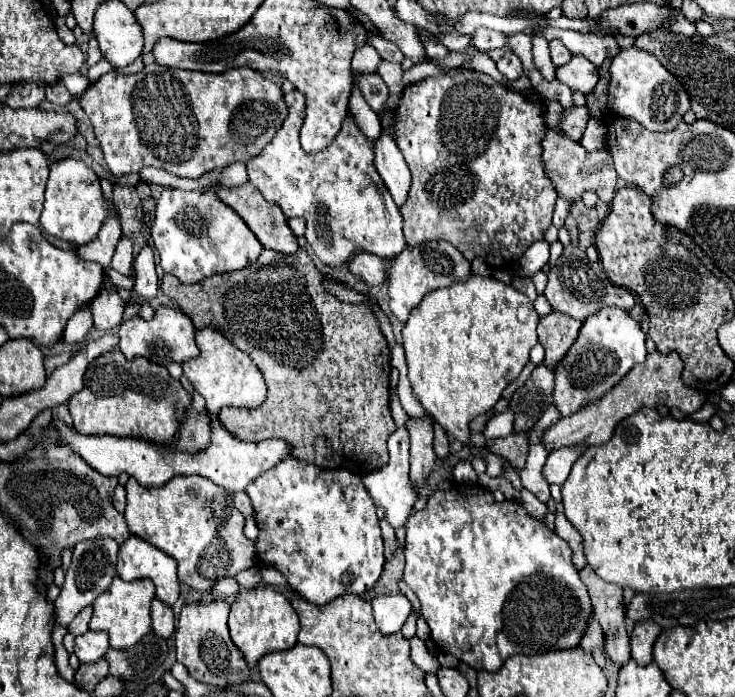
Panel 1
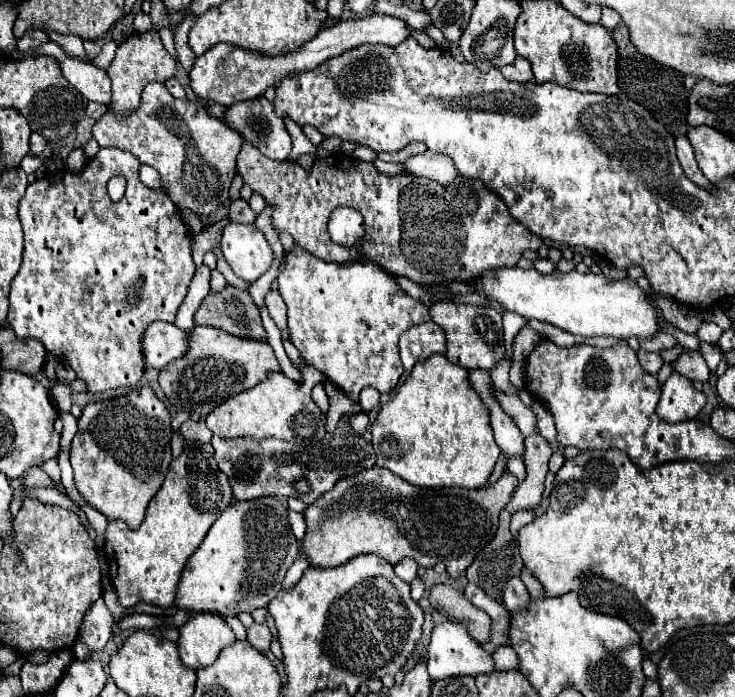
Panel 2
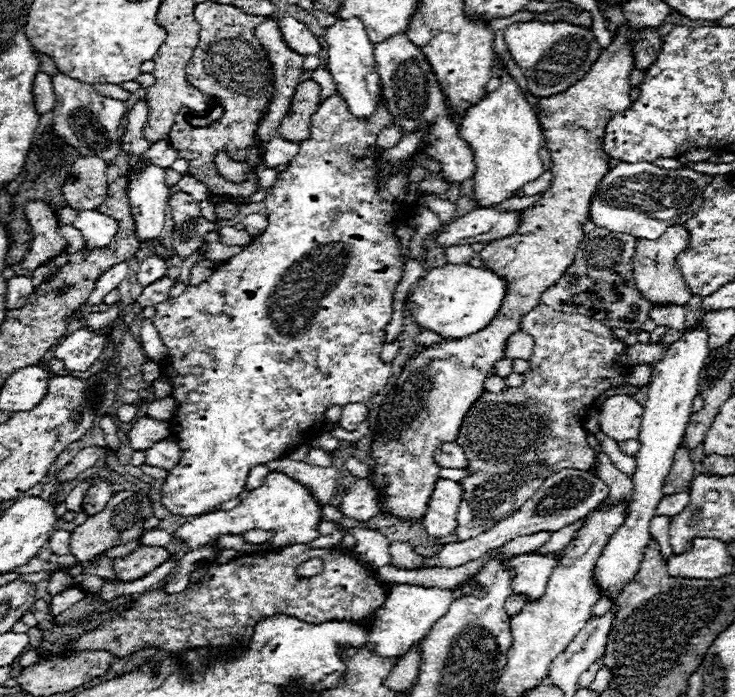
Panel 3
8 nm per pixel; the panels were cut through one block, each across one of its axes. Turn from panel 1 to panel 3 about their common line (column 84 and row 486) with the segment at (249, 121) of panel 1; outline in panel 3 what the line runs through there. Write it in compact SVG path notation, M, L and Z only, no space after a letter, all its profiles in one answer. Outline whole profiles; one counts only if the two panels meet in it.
M98 480L96 484L92 484L82 500L82 512L88 514L88 516L94 516L98 512L104 510L106 502L114 496L114 490L112 490L112 482L108 480Z

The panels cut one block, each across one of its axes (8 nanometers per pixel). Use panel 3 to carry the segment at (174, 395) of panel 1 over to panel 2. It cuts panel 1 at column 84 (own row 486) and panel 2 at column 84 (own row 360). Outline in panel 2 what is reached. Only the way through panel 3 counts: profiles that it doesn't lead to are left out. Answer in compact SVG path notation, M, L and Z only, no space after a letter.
M140 386L124 396L86 404L82 410L82 416L78 418L78 434L72 440L70 462L74 468L76 488L88 500L88 504L92 504L96 510L100 510L108 520L120 518L132 530L136 530L142 524L148 502L160 490L164 476L168 472L168 466L172 462L170 422L172 422L172 418L170 418L168 408L154 394L154 390L150 386Z

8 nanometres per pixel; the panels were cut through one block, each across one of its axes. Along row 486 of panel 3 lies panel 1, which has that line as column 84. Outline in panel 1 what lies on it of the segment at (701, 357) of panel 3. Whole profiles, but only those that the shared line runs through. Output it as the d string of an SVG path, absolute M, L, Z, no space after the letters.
M88 630L86 634L76 636L76 648L74 654L78 656L80 662L94 662L102 658L108 650L108 636L106 632L92 632Z

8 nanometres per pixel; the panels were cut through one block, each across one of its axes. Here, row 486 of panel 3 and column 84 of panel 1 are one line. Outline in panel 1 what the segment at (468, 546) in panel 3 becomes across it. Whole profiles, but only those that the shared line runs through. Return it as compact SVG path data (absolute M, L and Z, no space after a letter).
M102 538L102 540L88 540L82 544L74 546L72 552L72 564L66 570L66 580L62 584L60 596L56 598L54 606L56 606L56 622L67 628L70 620L86 606L90 606L94 602L94 598L104 592L114 576L116 576L116 554L118 554L118 542L110 540L110 538Z

